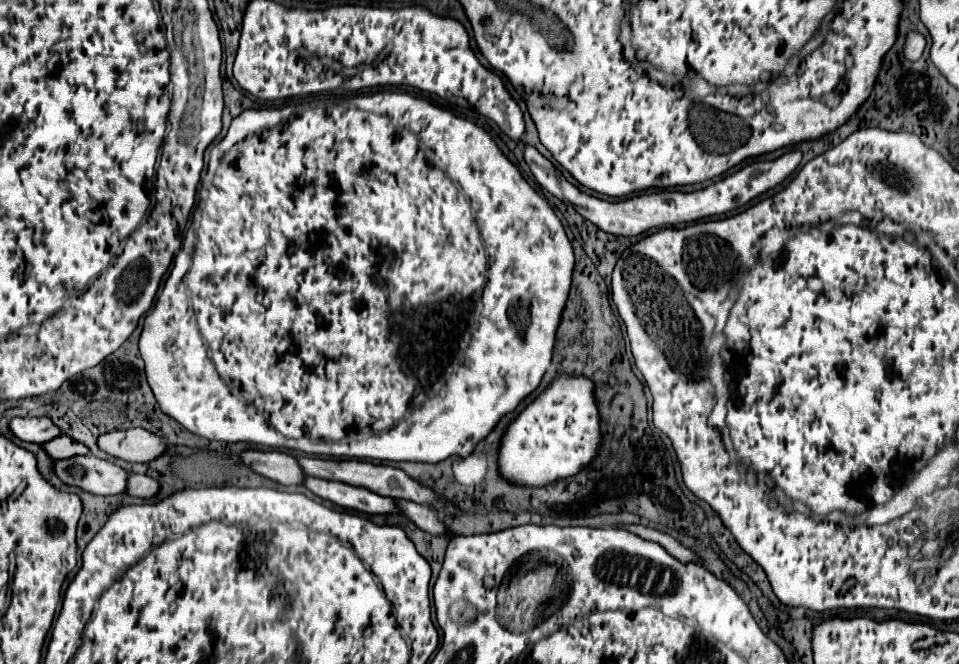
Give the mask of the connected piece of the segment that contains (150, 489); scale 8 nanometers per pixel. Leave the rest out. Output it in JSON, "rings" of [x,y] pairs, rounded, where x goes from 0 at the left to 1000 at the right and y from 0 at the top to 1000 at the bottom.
{"rings":[[[136,714],[133,720],[133,744],[144,747],[144,750],[161,750],[167,741],[167,726],[156,720],[156,717],[148,717],[148,714]]]}

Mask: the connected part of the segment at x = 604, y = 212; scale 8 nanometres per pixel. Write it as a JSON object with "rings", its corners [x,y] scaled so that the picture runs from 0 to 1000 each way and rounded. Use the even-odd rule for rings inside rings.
{"rings":[[[548,220],[548,247],[553,250],[555,262],[559,265],[561,277],[565,283],[569,283],[574,292],[578,292],[580,298],[596,307],[601,313],[601,319],[605,319],[605,325],[609,325],[611,331],[615,331],[617,337],[621,337],[626,346],[638,352],[638,355],[665,355],[672,352],[676,346],[686,346],[686,343],[697,343],[697,340],[705,340],[705,337],[715,337],[715,334],[726,334],[732,328],[740,328],[740,325],[753,325],[759,322],[772,310],[778,310],[782,301],[786,301],[788,295],[809,283],[811,277],[815,277],[834,247],[834,226],[824,226],[818,235],[813,235],[811,241],[805,244],[786,244],[765,262],[761,262],[755,271],[749,271],[745,277],[740,277],[734,286],[728,289],[705,289],[705,286],[692,286],[692,289],[682,289],[682,292],[669,292],[669,295],[661,295],[659,301],[644,301],[644,304],[632,304],[619,295],[613,295],[609,289],[605,289],[599,277],[594,277],[592,271],[588,271],[582,256],[576,250],[574,241],[569,241],[557,220]]]}

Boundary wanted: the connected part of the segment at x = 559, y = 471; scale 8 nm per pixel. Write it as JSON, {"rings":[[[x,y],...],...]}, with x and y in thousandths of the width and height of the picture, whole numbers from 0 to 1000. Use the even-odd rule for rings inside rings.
{"rings":[[[582,566],[528,648],[521,672],[521,714],[534,729],[567,732],[601,714],[626,675],[626,627],[617,575],[609,566]]]}

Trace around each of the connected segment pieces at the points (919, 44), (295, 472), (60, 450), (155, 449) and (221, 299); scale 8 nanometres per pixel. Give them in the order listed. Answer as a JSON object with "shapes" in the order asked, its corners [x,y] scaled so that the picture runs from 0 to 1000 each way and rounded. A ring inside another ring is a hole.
{"shapes":[[[[948,48],[943,68],[943,86],[949,92],[957,90],[964,78],[964,69],[966,69],[966,60],[959,48]]],[[[257,678],[252,684],[254,699],[259,699],[265,711],[292,726],[296,732],[313,732],[317,729],[317,708],[311,699],[311,693],[302,684],[294,681],[269,681],[269,678]]],[[[60,657],[58,663],[54,663],[54,669],[44,669],[44,672],[46,672],[46,678],[50,681],[50,687],[54,687],[54,690],[58,690],[58,693],[63,693],[63,690],[73,690],[73,687],[94,684],[94,678],[92,678],[88,669],[75,663],[73,657]]],[[[150,645],[119,648],[102,660],[102,672],[131,696],[158,696],[173,681],[173,660]]],[[[412,134],[373,142],[350,154],[323,148],[319,154],[293,161],[261,163],[244,178],[234,211],[217,223],[213,277],[217,277],[217,271],[221,271],[221,277],[209,322],[209,340],[206,346],[202,342],[195,346],[177,416],[171,425],[161,464],[150,479],[146,506],[146,536],[152,548],[152,572],[169,620],[179,627],[194,648],[236,669],[257,666],[277,675],[300,675],[324,687],[455,699],[469,687],[490,687],[494,672],[517,645],[521,630],[536,620],[540,608],[563,581],[565,566],[576,545],[580,500],[594,443],[599,407],[596,367],[576,310],[544,268],[542,256],[521,229],[511,202],[493,182],[478,176],[445,149]],[[438,217],[450,226],[457,244],[444,244],[438,232]],[[192,410],[196,410],[196,440],[192,440]],[[498,443],[503,443],[501,479],[494,473]]]]}

